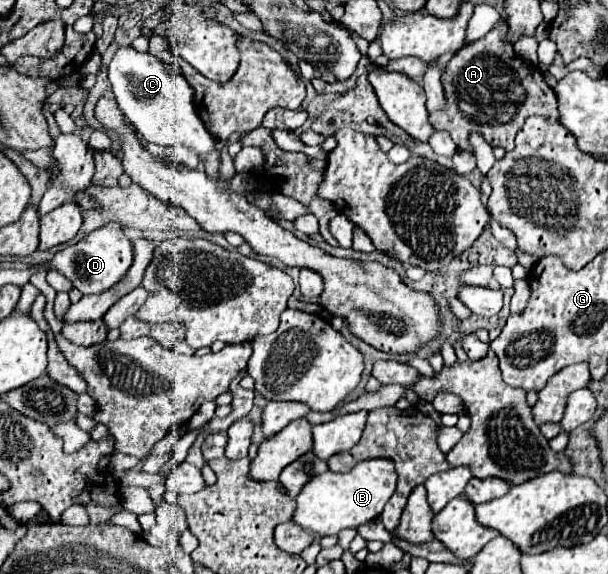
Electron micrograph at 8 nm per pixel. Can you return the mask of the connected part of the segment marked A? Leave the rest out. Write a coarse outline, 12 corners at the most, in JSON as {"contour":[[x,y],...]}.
{"contour":[[503,38],[459,50],[429,122],[473,152],[507,152],[527,116],[557,120],[543,74]]}

